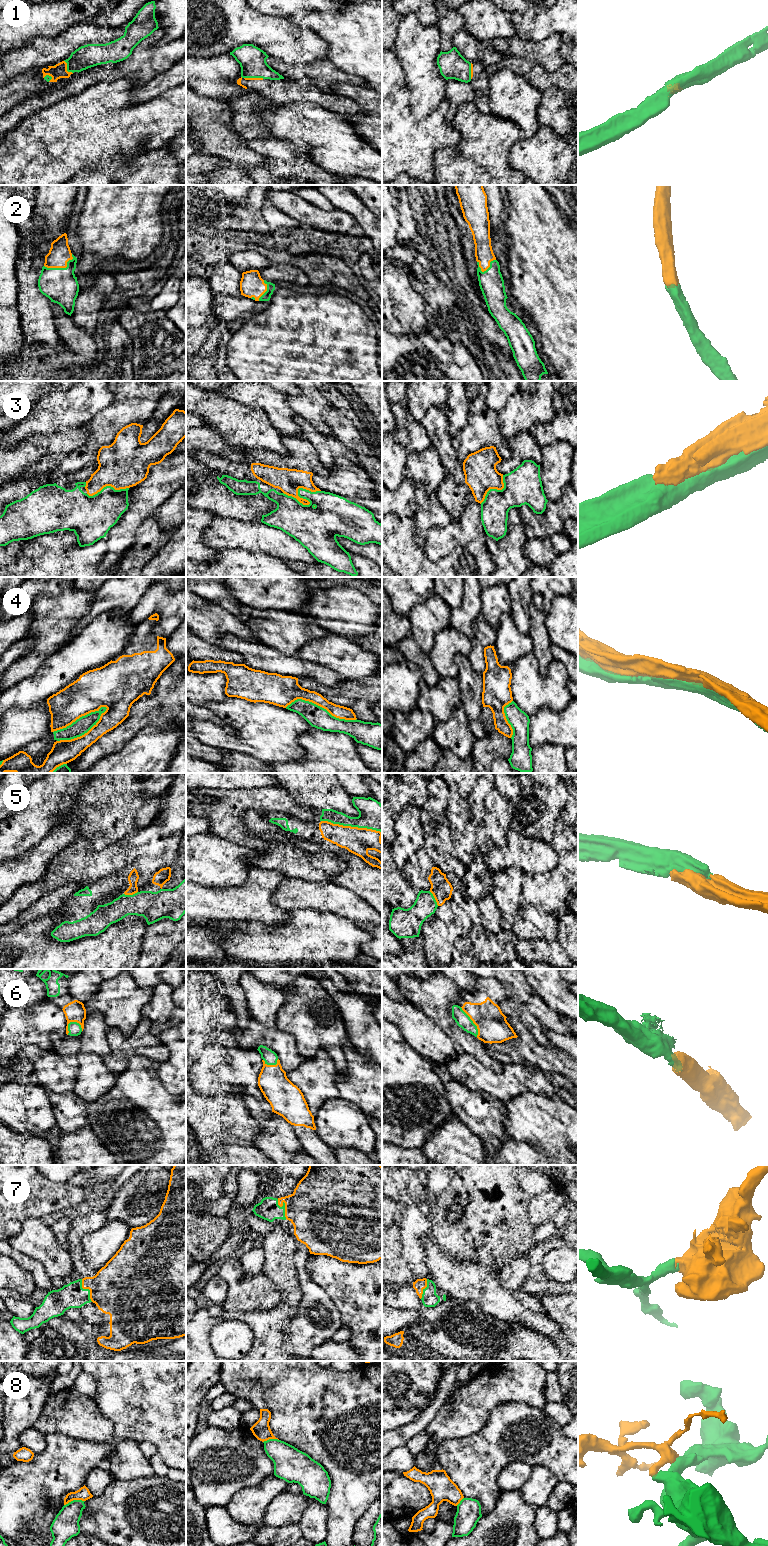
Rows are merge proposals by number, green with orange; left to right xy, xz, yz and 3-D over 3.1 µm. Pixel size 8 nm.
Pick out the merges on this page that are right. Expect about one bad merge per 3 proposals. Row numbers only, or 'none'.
2, 5, 6, 7

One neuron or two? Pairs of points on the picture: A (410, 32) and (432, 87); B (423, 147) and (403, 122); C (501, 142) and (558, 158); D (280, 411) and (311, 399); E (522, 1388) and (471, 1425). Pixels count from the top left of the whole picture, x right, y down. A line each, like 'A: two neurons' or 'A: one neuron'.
A: one neuron
B: one neuron
C: two neurons
D: two neurons
E: one neuron

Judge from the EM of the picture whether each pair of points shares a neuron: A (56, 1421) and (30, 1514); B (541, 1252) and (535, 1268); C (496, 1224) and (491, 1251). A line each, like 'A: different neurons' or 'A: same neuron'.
A: different neurons
B: same neuron
C: same neuron

